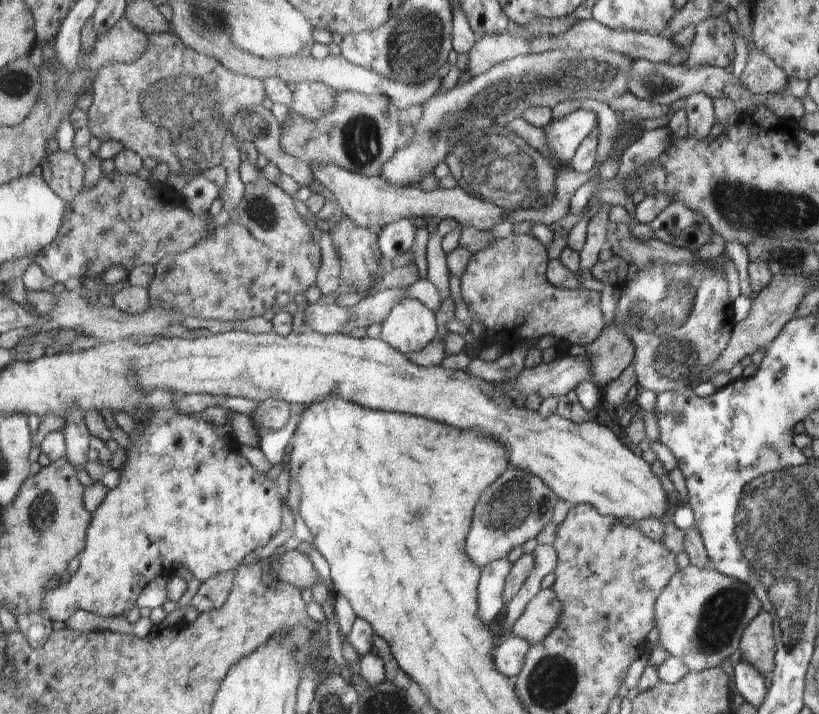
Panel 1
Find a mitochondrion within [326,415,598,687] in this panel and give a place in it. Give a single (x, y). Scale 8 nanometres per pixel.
(509, 508)

